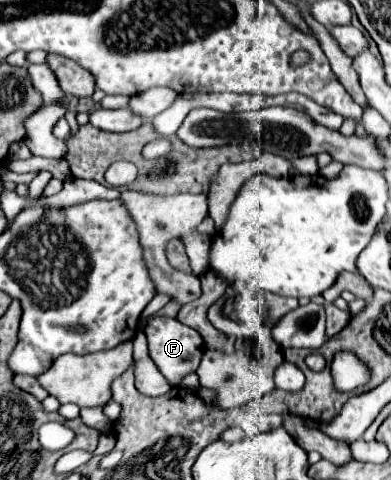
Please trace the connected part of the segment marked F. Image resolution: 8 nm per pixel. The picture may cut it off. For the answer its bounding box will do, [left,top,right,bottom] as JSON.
[143,315,203,387]

